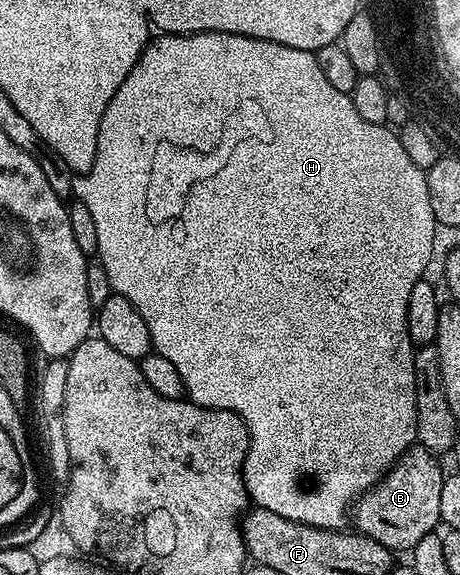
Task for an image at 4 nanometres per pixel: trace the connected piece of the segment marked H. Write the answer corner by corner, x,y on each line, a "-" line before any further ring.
197,31
194,35
158,34
141,52
139,61
127,73
127,81
115,89
115,97
111,97
111,105
107,105
107,113
103,113
103,121
99,125
97,152
95,161
86,175
74,178
72,194
81,198
89,219
93,222
93,235
97,238
96,258
107,273
112,294
127,297
131,305
147,321
147,333
151,333
153,351
167,357
175,369
179,369
179,377
183,377
185,393
190,403
200,407
214,407
220,411
236,411
249,430
249,452
245,454
243,474
245,488
249,490
249,498
263,509
271,510
283,518
303,525
323,528
344,528
347,516
358,495
367,491
381,479
381,476
414,446
417,438
417,390
415,389
415,365
413,364
414,346
407,333
407,305
411,297
411,285
423,278
429,267
429,258
433,255
433,238
439,232
439,226
431,211
428,196
427,175
411,157
407,157
401,144
400,134
390,129
385,123
363,121
363,116
355,110
352,95
339,93
327,82
327,76
319,69
316,54
303,49
291,49
291,45
279,45
275,41
263,41
255,37
243,37
226,31

